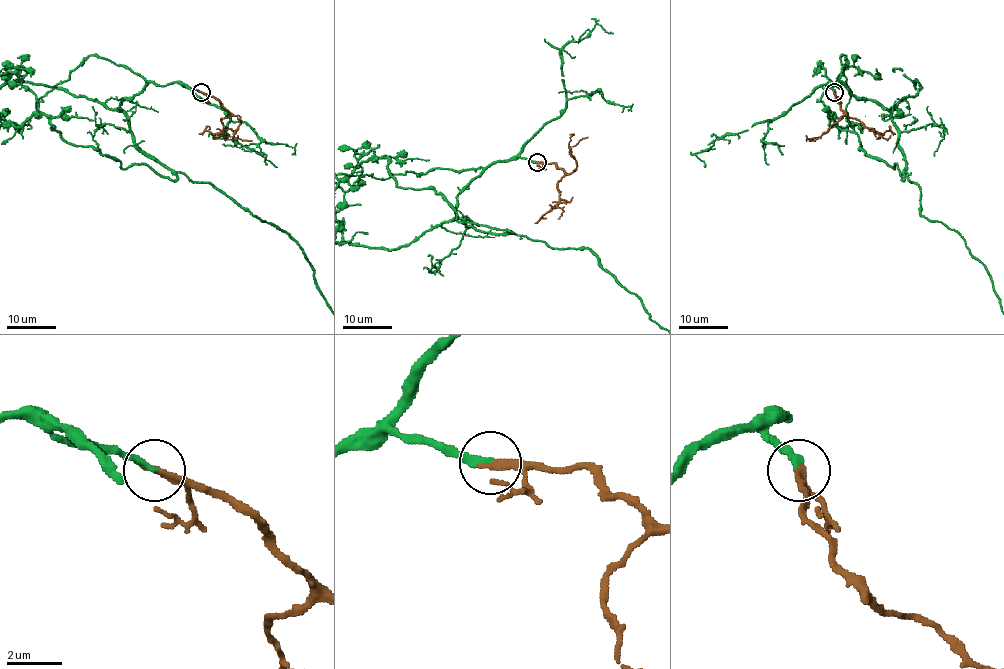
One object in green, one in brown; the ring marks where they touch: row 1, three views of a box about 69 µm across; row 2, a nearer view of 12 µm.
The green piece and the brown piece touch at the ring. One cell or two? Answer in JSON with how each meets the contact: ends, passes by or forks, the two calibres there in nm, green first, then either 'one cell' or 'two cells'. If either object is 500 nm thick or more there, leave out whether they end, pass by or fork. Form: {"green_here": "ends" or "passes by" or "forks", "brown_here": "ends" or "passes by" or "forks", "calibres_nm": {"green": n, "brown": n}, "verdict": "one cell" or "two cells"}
{"green_here": "ends", "brown_here": "ends", "calibres_nm": {"green": 240, "brown": 280}, "verdict": "one cell"}

